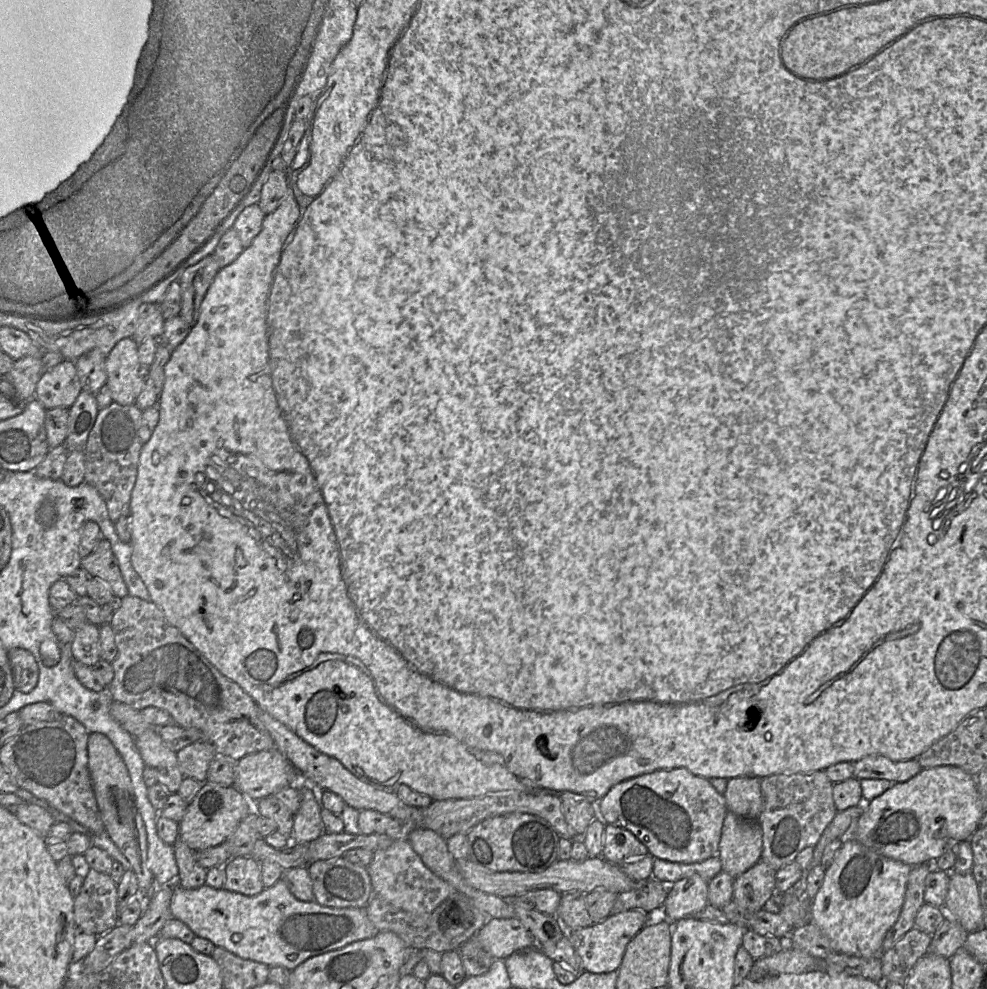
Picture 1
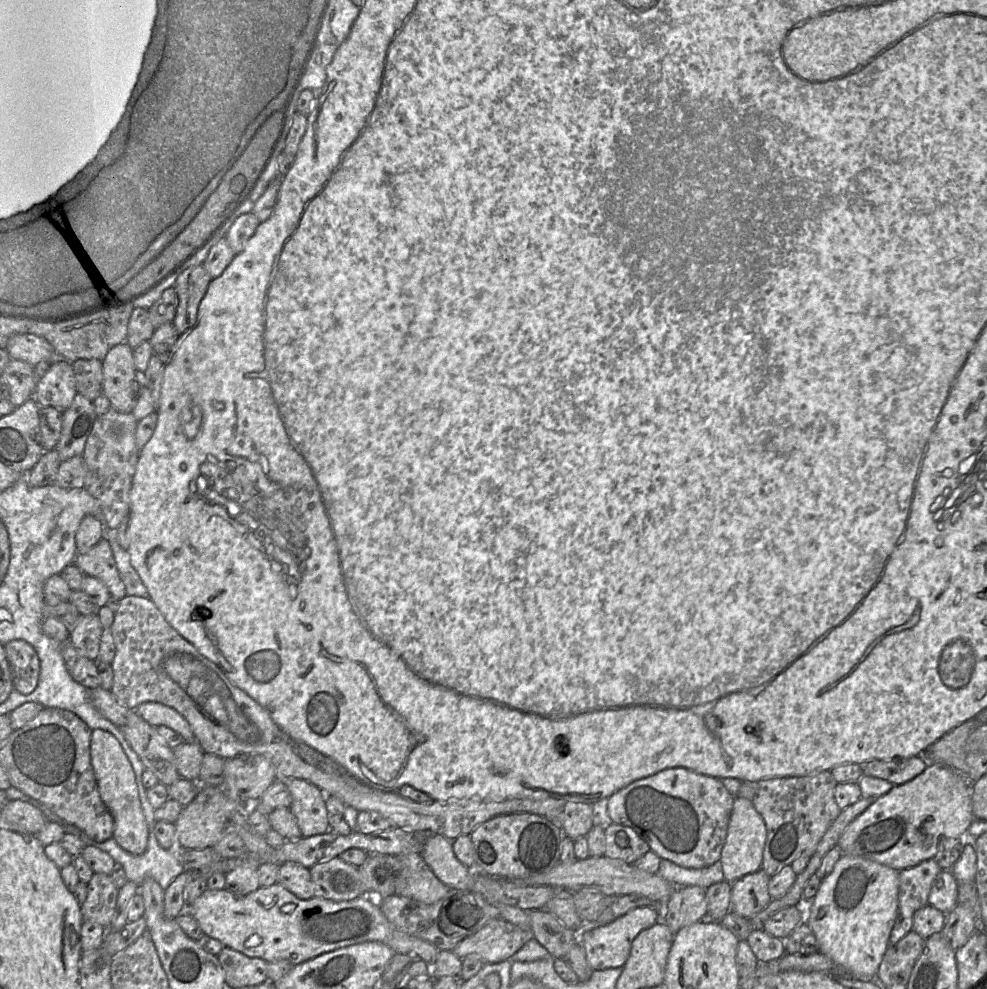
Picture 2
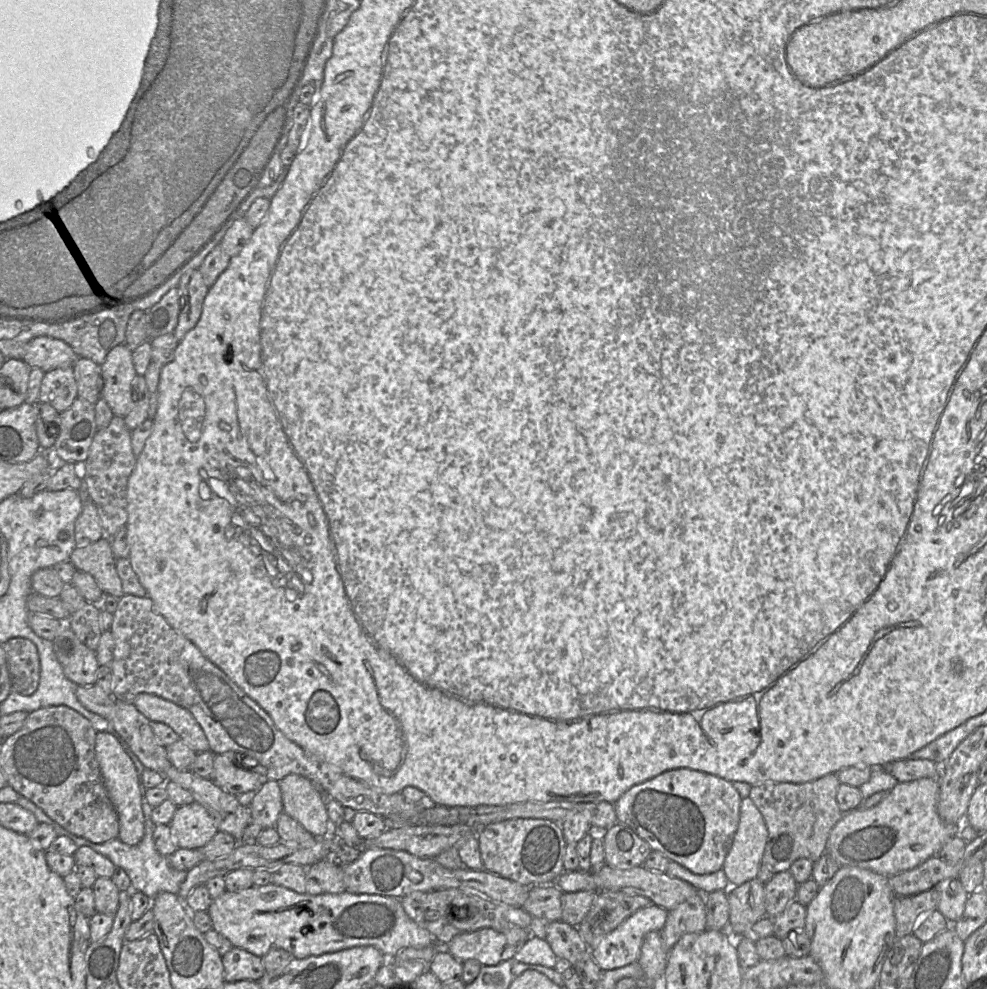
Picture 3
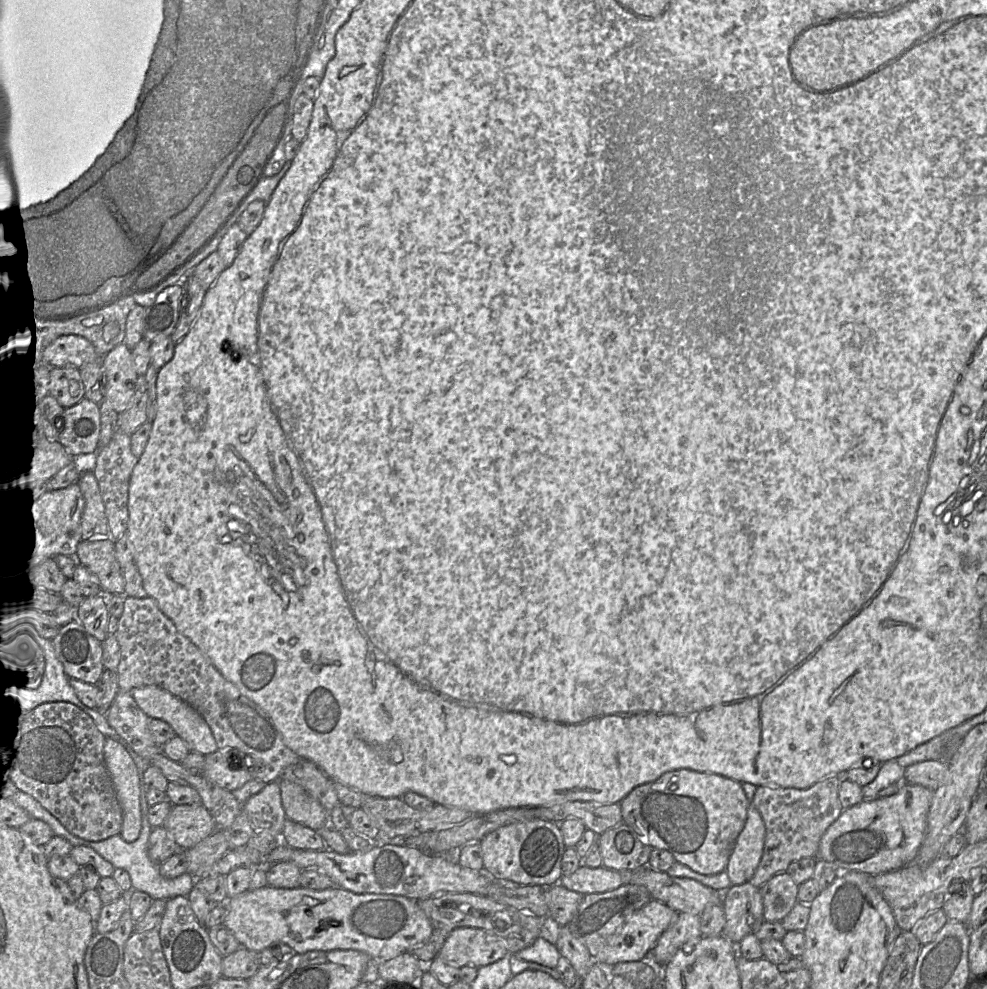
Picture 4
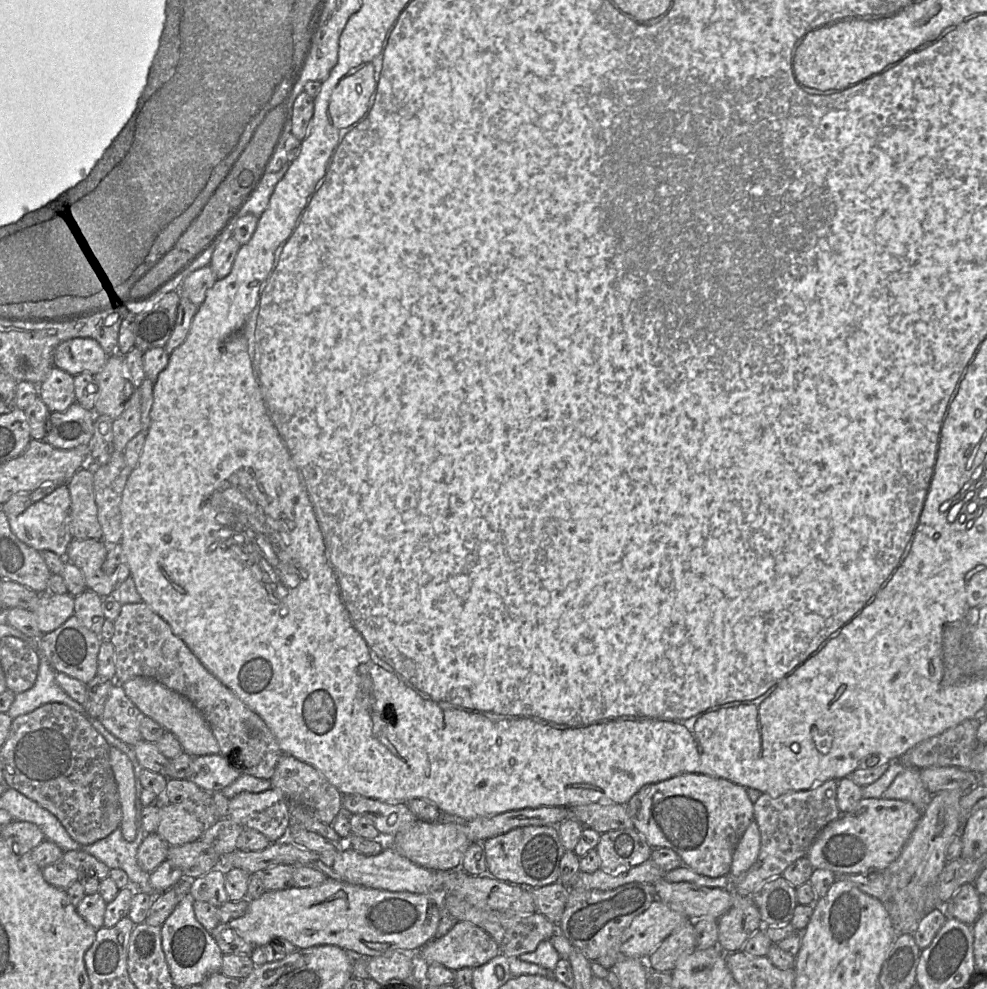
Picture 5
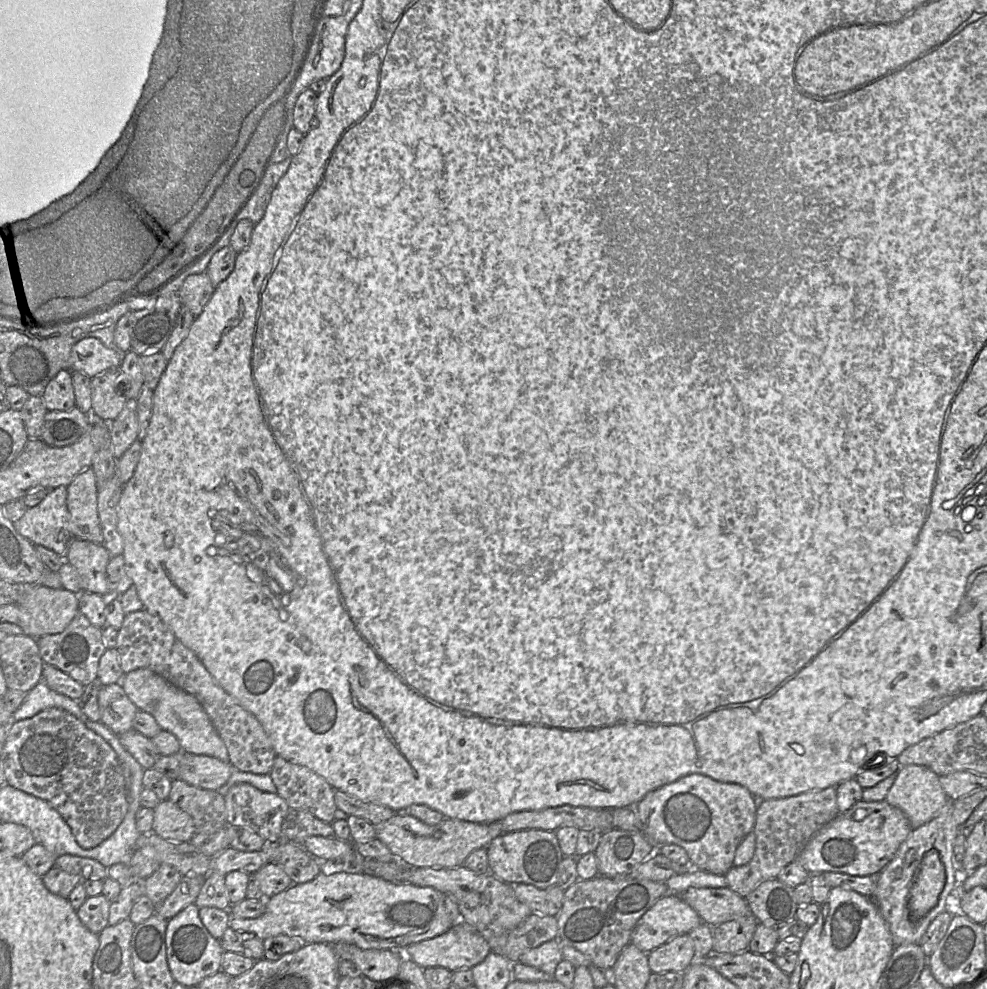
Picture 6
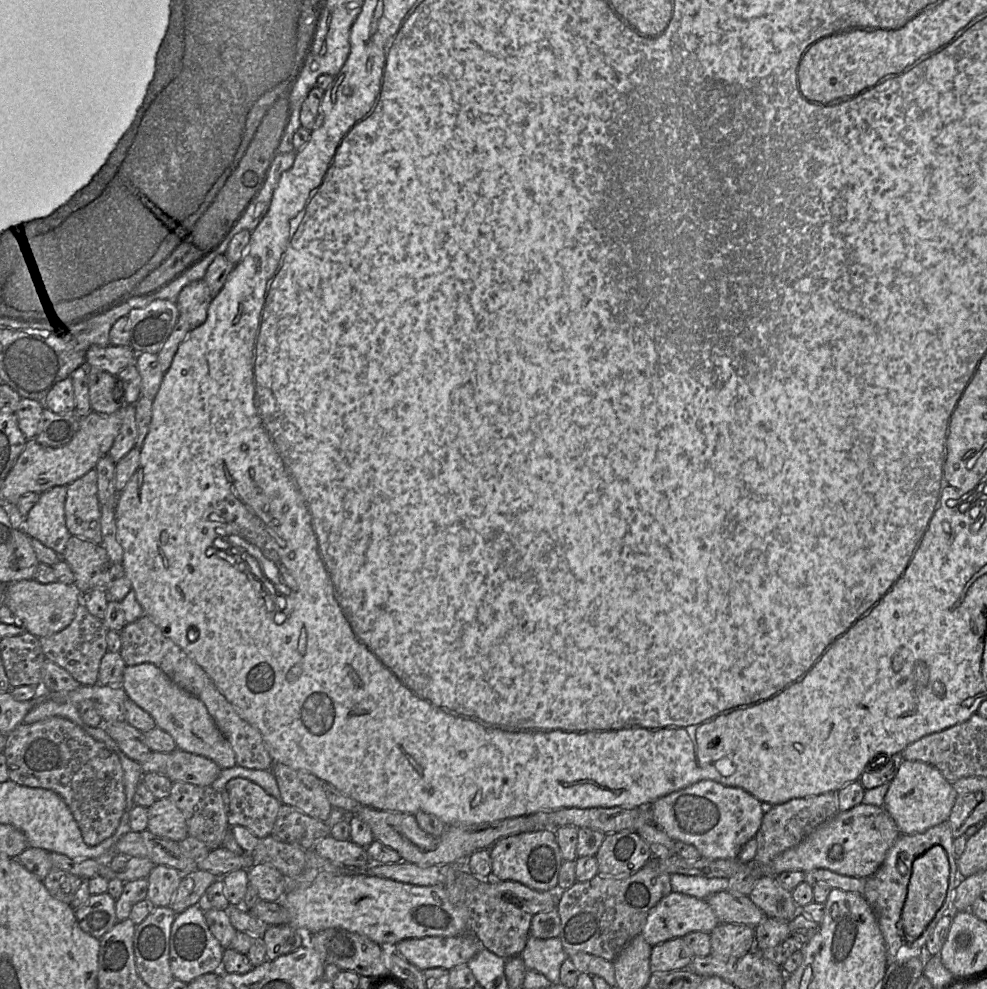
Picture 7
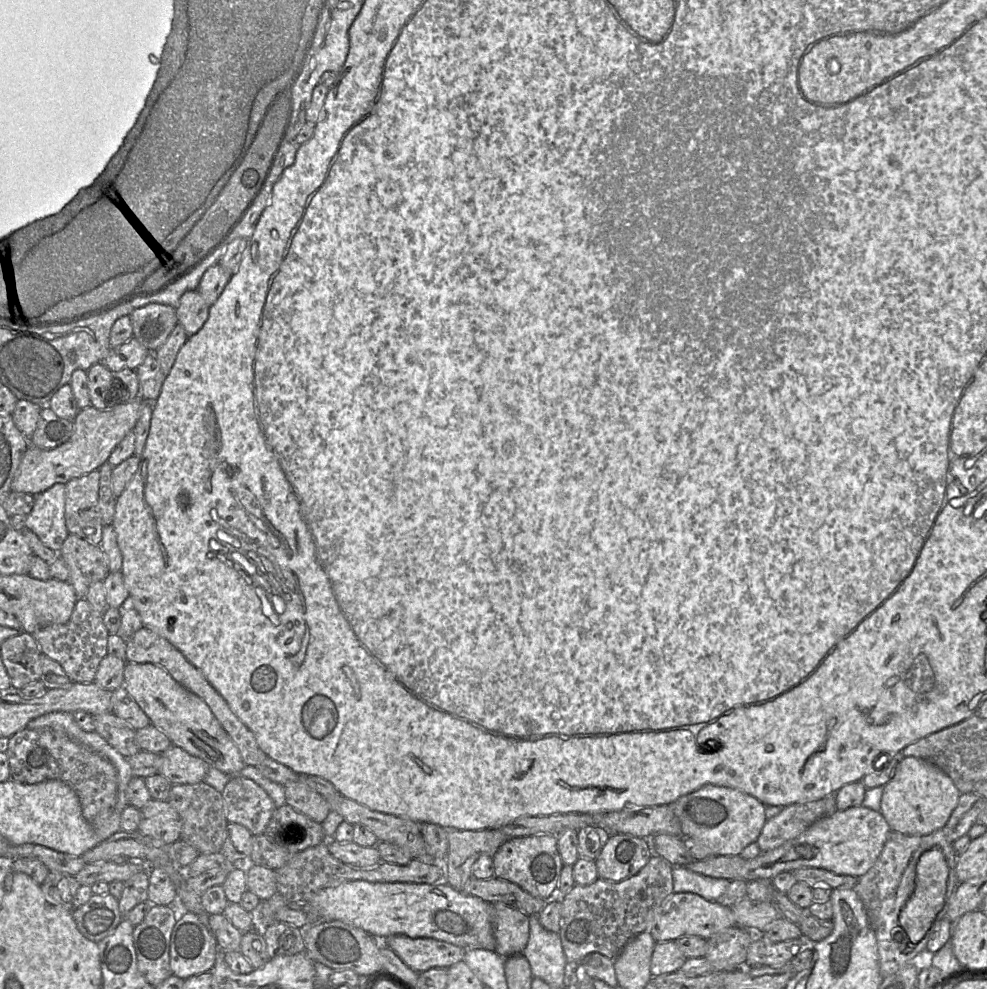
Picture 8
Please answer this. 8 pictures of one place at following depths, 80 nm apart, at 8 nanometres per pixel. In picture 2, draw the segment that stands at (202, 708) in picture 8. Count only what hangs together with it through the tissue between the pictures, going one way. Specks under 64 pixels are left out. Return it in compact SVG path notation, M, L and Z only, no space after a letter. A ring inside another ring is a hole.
M153 701L141 703L136 712L151 726L166 726L179 733L186 743L196 742L187 720L174 708Z

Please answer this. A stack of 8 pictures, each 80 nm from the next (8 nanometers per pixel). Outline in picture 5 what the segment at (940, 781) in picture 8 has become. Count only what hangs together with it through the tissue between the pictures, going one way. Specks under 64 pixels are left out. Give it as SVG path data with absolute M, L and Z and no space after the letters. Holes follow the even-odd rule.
M906 767L896 776L882 798L908 801L923 811L929 804L932 794L925 788L920 770L916 767Z

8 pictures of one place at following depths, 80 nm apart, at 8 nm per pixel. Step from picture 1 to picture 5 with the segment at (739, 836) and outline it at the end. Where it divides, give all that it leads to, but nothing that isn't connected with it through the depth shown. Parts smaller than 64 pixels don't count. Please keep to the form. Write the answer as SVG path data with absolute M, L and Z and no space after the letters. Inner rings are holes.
M753 820L733 852L729 875L731 877L742 876L756 862L759 852L760 831L757 822Z

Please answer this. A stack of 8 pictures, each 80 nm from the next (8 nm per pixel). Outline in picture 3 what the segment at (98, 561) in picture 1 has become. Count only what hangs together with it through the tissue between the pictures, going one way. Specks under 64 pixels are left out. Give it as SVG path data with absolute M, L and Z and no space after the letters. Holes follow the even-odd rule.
M104 536L96 542L76 546L69 561L76 570L90 573L105 594L119 598L124 595L111 538Z

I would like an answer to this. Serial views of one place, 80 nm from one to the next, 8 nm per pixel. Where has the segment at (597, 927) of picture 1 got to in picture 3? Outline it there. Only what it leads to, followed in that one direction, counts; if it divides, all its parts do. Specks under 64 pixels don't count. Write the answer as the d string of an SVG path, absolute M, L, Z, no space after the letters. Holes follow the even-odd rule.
M651 904L627 917L617 928L605 935L591 956L601 970L612 970L637 962L643 939L649 932L661 931L668 911Z

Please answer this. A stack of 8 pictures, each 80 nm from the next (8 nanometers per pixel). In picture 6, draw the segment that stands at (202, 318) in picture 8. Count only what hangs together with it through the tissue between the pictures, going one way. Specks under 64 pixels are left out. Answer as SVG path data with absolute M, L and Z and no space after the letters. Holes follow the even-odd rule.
M207 273L189 276L178 292L182 307L186 307L194 317L198 317L211 299L215 288Z

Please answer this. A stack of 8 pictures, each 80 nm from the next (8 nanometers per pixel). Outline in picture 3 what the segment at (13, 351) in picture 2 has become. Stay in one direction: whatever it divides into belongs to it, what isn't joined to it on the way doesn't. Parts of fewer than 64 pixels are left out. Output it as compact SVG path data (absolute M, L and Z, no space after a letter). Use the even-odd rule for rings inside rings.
M38 337L26 345L23 361L31 368L49 372L57 368L73 368L77 358L65 342L50 337Z

